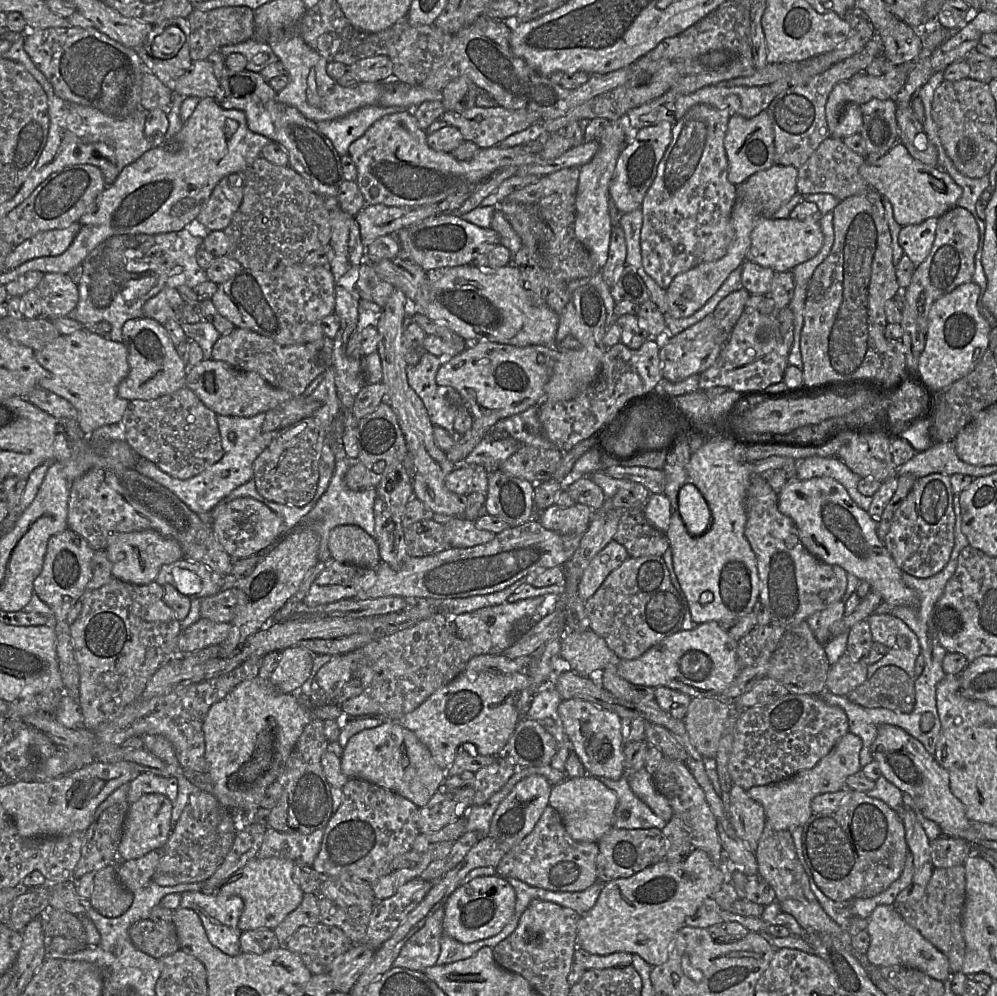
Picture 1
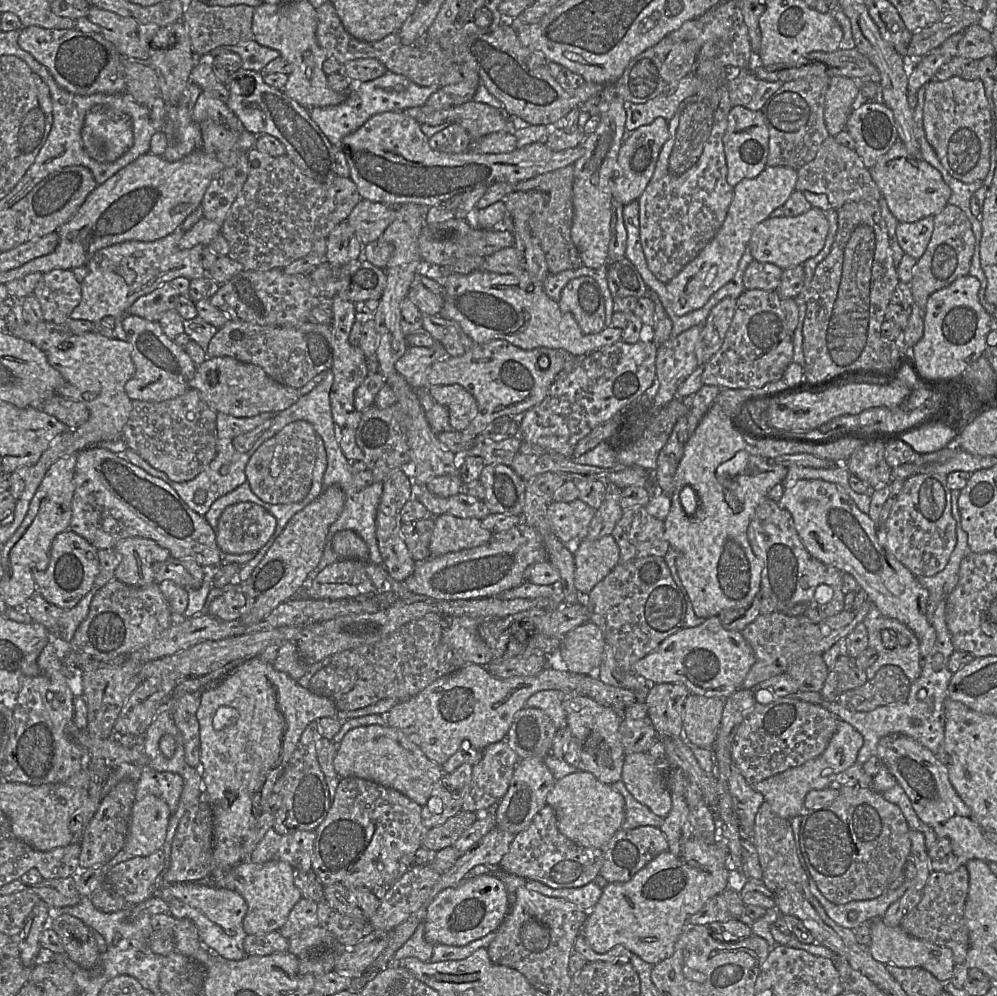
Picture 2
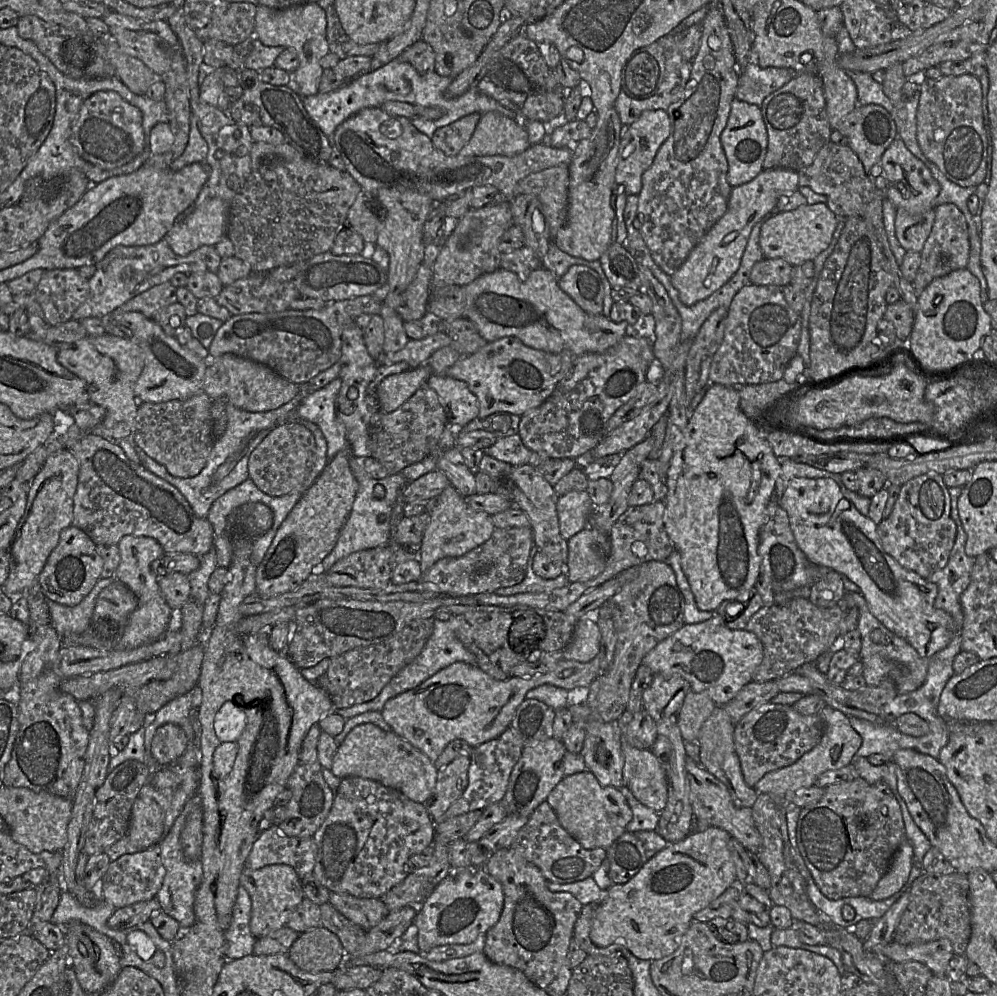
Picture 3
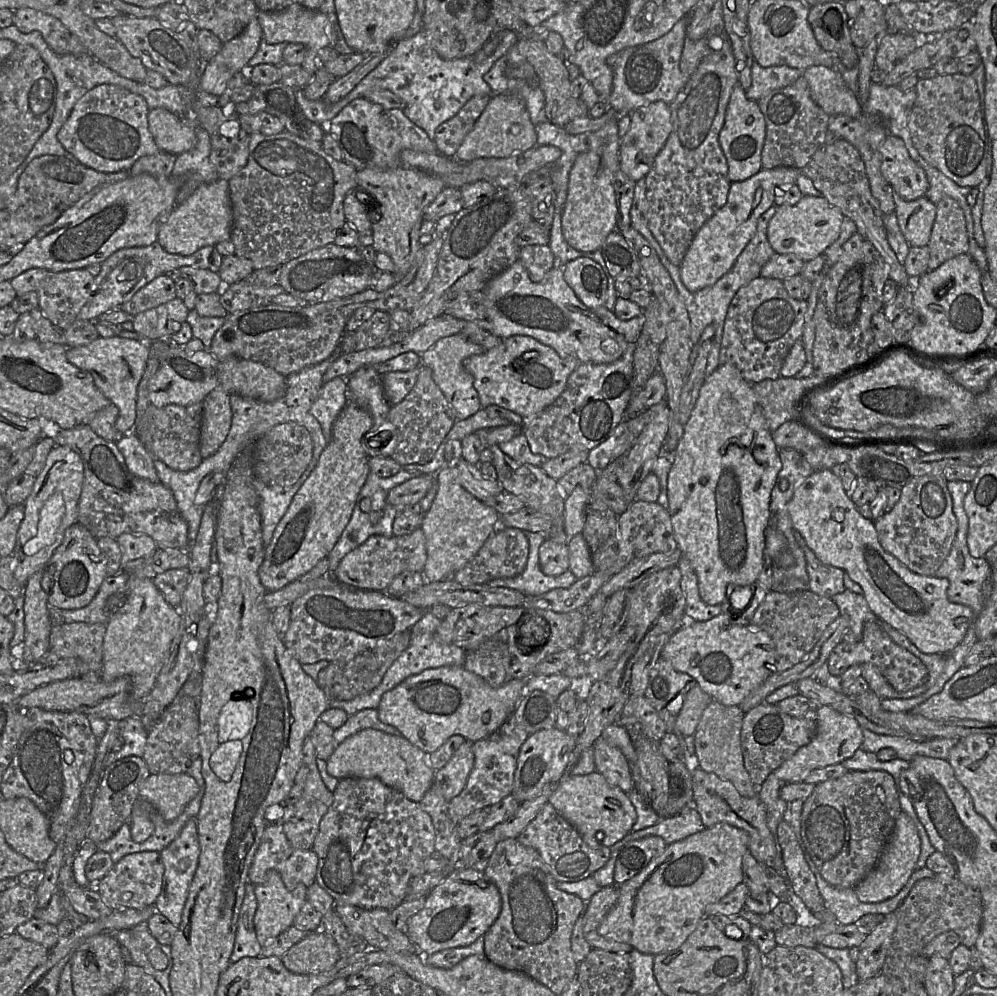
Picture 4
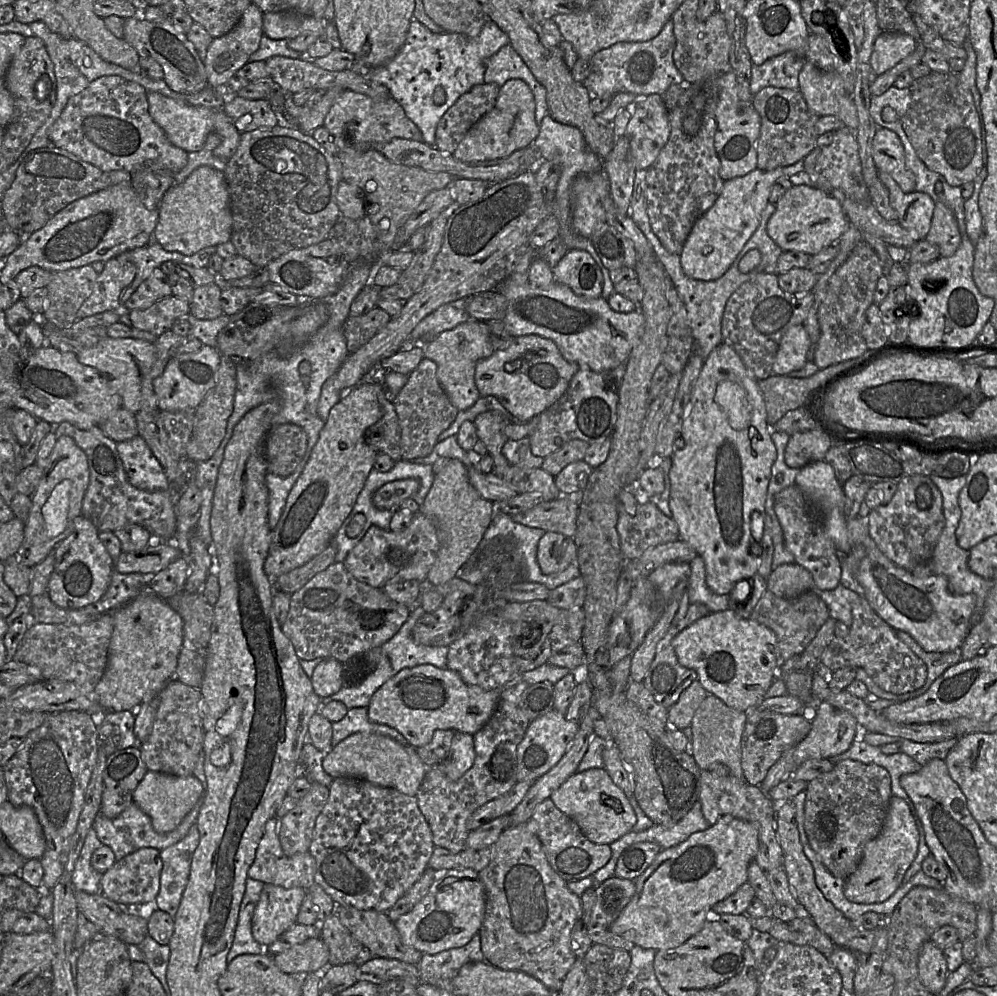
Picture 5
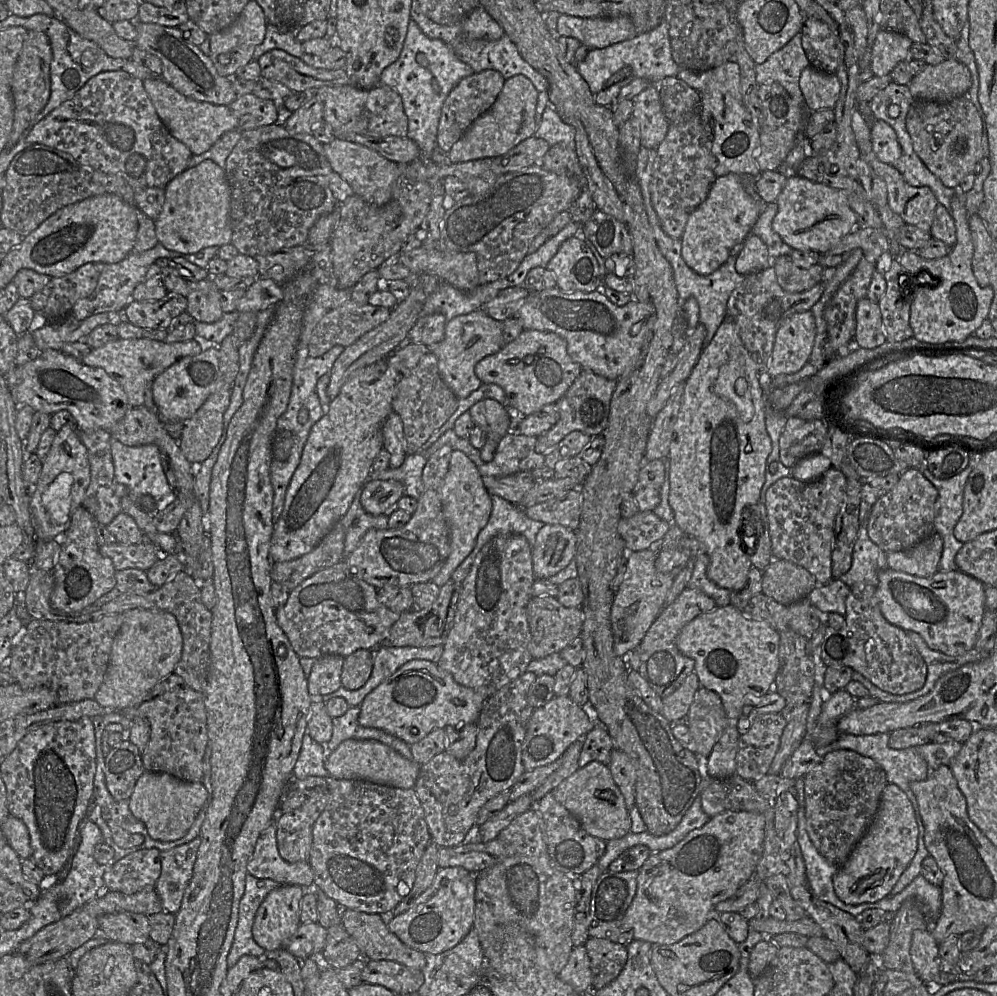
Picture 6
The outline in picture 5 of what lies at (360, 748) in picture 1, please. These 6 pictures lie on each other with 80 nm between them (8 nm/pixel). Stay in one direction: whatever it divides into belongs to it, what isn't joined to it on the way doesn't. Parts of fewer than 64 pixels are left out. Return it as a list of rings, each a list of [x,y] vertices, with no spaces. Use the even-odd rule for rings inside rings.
[[[357,733],[341,741],[325,755],[322,766],[333,780],[336,778],[363,779],[413,797],[416,797],[428,769],[415,748],[402,745],[386,736],[369,733]]]

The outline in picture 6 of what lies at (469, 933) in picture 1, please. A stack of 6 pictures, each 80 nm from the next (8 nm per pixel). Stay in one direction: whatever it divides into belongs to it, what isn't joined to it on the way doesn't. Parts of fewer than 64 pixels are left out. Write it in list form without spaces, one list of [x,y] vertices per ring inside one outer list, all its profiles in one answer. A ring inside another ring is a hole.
[[[463,867],[439,868],[432,884],[413,905],[387,922],[403,943],[424,953],[438,954],[457,945],[473,928],[476,879]]]

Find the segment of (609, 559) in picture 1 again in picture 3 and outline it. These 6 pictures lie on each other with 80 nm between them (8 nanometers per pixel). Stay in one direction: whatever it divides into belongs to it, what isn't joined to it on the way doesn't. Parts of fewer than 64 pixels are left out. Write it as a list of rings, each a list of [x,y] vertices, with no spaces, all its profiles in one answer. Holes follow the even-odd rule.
[[[587,526],[569,540],[565,573],[570,583],[586,582],[600,575],[611,550],[609,533]]]

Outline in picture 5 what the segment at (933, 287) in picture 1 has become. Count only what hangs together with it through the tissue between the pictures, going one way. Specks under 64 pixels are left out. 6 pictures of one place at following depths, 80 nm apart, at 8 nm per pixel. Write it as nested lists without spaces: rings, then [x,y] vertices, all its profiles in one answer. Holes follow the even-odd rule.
[[[936,202],[926,240],[937,246],[940,257],[952,256],[961,242],[961,234],[953,213],[944,204]]]

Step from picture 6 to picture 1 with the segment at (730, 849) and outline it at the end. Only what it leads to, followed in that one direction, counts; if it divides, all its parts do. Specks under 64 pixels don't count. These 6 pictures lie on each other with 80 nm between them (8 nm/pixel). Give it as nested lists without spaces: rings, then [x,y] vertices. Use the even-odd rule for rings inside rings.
[[[694,848],[682,862],[673,863],[663,859],[629,878],[605,883],[595,905],[578,922],[576,946],[600,956],[615,952],[636,954],[651,967],[665,963],[672,941],[685,925],[685,920],[695,914],[701,904],[727,881],[730,868],[727,861],[725,867],[715,866],[706,852]]]

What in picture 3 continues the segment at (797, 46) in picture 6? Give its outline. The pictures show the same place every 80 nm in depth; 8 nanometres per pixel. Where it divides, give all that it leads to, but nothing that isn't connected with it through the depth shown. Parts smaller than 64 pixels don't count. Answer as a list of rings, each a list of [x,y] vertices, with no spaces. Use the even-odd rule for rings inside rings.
[[[753,59],[739,72],[735,97],[760,107],[768,95],[791,81],[794,74],[786,68],[762,68]]]

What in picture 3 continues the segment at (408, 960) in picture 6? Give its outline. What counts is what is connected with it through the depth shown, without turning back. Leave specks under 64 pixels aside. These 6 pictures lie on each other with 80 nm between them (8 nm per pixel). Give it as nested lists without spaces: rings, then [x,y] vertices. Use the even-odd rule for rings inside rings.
[[[330,892],[329,903],[365,931],[377,925],[389,913],[380,898],[359,898],[348,893]]]

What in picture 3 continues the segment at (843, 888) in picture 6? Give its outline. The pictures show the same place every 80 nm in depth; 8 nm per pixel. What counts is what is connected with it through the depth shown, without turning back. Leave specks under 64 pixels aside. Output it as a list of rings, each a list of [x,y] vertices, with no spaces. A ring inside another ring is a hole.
[[[906,839],[893,855],[889,868],[870,895],[872,900],[885,900],[897,894],[906,885],[914,866],[914,850]]]

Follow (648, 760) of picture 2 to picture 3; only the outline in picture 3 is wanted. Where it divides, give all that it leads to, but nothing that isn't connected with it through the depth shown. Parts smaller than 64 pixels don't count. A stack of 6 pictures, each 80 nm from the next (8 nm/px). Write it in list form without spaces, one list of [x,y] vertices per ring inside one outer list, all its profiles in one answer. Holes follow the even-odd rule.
[[[621,737],[621,749],[624,755],[623,781],[635,798],[648,808],[661,813],[668,800],[667,776],[665,763],[658,759],[649,749],[631,746]]]

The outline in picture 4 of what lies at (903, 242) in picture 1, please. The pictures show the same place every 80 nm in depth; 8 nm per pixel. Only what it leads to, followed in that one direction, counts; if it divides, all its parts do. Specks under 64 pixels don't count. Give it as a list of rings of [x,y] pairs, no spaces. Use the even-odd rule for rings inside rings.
[[[894,193],[895,214],[899,228],[910,247],[928,244],[936,206],[924,196],[907,201]]]

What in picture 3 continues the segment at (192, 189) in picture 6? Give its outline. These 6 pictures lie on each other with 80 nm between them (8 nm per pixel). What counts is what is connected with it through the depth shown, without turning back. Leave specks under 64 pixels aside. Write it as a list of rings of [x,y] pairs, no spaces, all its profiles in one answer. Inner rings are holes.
[[[220,198],[193,204],[192,212],[182,221],[176,221],[163,239],[179,256],[188,255],[203,245],[215,246],[226,236],[229,205]]]

